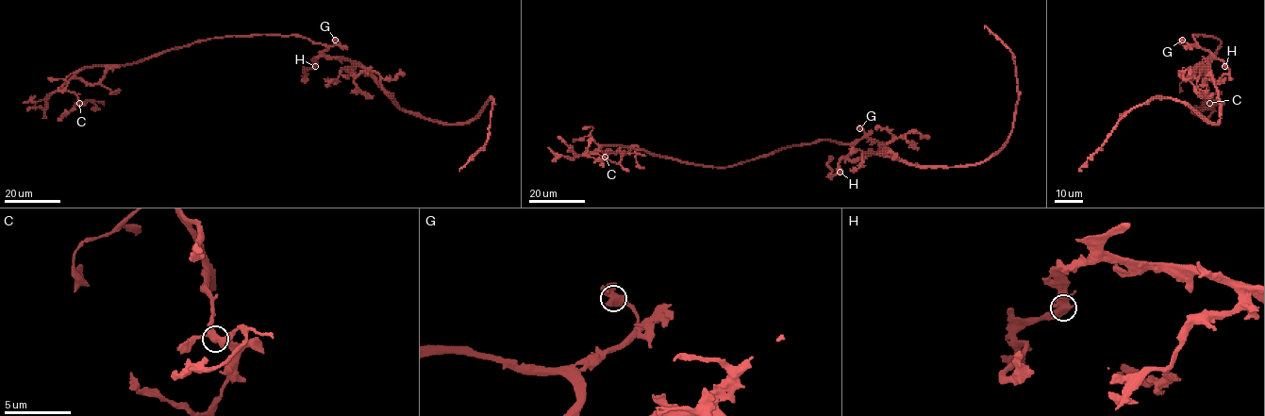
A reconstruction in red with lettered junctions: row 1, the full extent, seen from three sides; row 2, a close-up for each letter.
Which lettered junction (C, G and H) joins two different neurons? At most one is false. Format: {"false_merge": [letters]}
{"false_merge": []}

